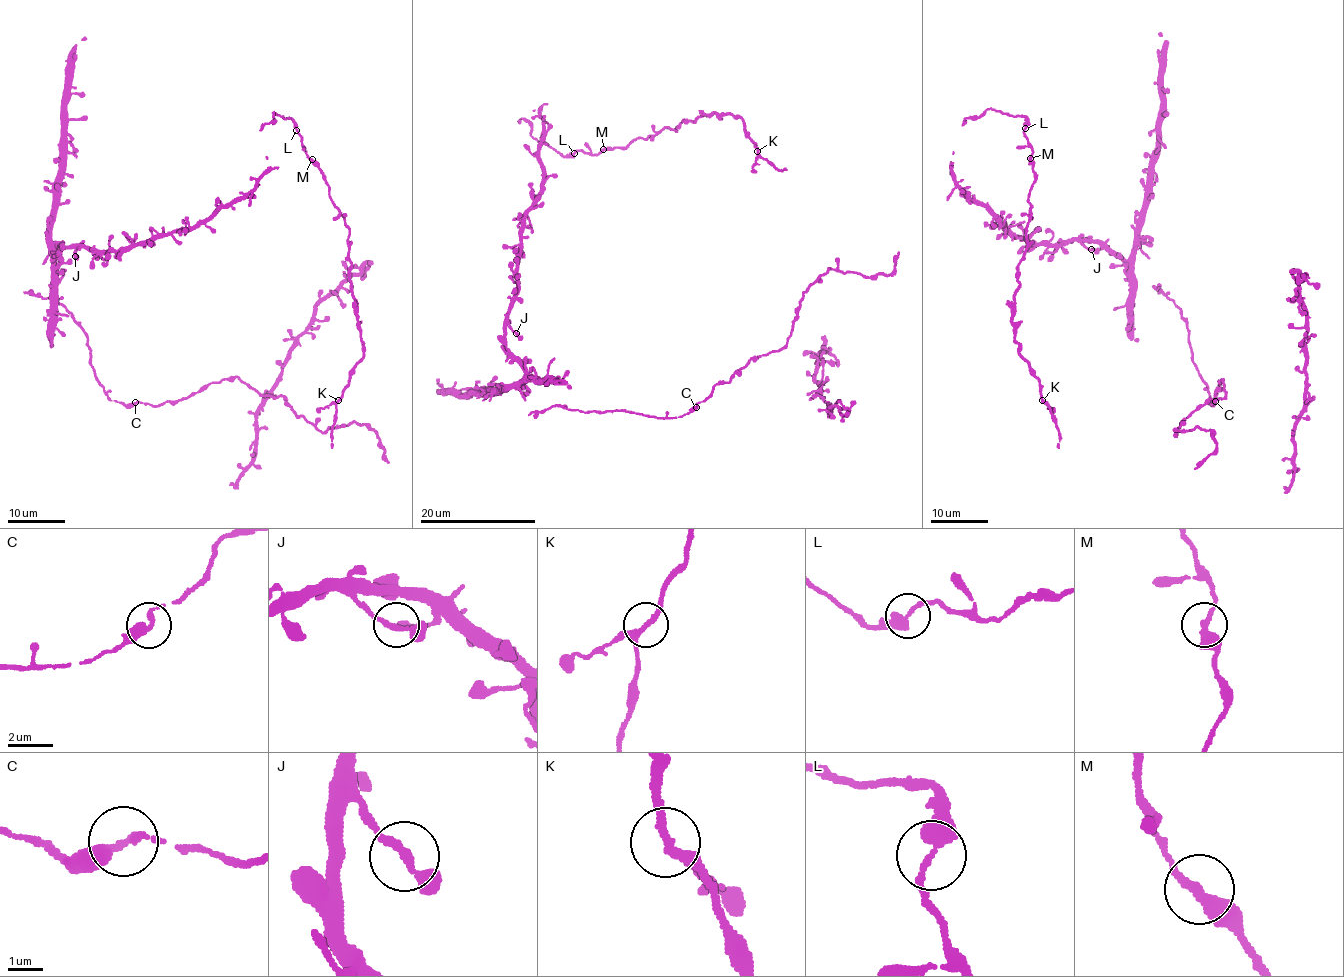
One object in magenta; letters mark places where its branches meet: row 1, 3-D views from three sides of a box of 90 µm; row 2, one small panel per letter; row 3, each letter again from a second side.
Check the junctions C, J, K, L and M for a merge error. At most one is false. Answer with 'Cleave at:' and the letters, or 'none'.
Cleave at: L

